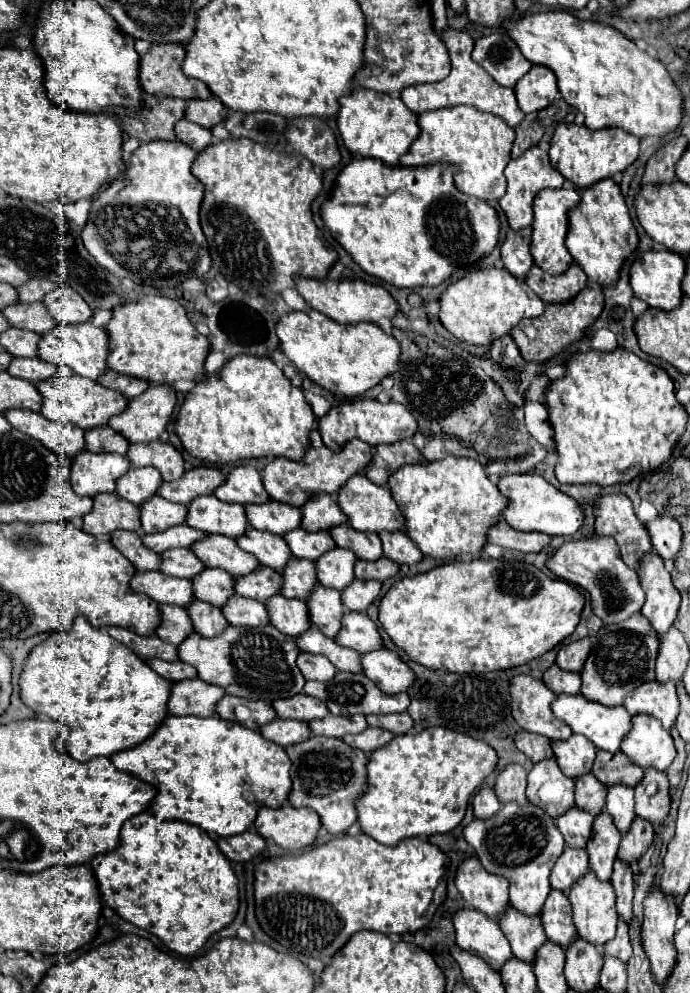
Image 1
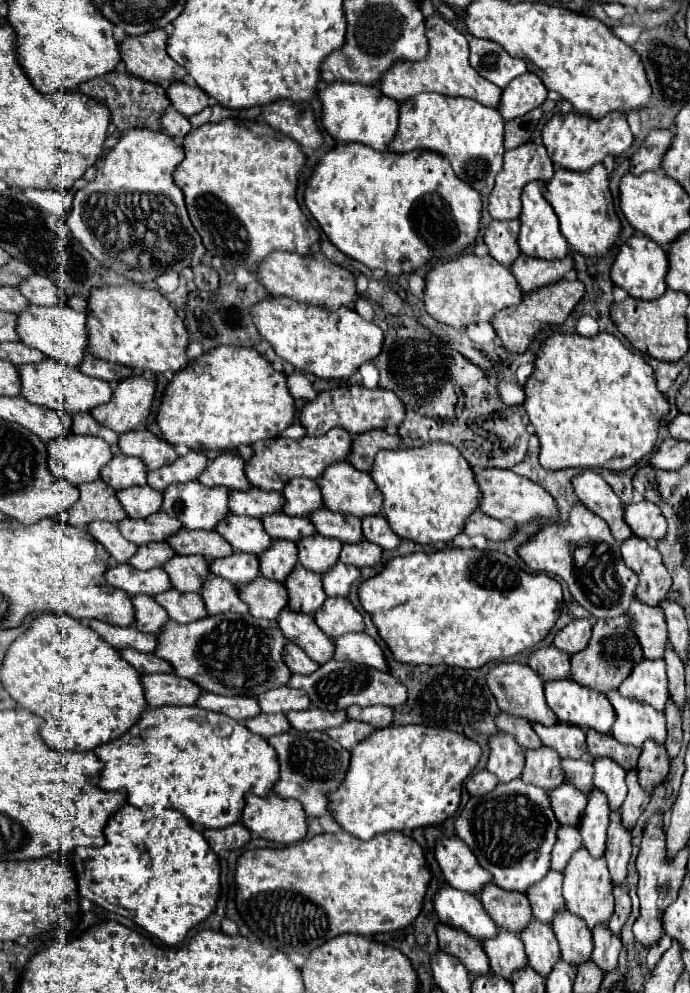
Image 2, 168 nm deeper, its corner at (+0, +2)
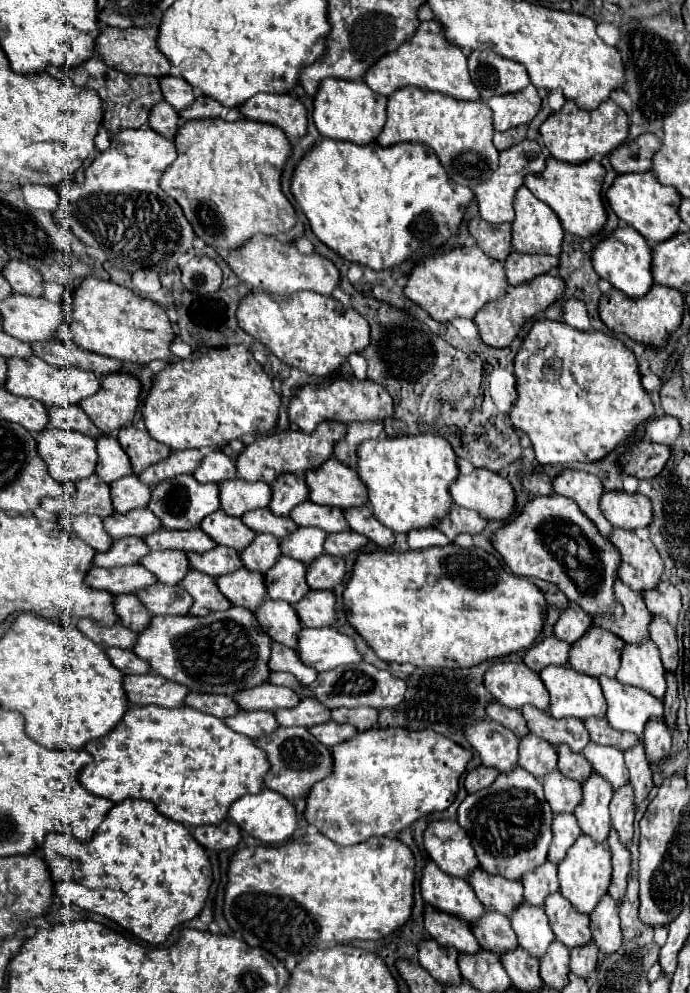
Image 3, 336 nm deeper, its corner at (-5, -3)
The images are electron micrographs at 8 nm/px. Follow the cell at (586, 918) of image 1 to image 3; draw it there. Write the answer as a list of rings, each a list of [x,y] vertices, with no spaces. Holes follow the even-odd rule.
[[[582,835],[568,851],[566,859],[558,865],[558,881],[560,881],[560,893],[572,903],[572,907],[578,913],[590,915],[600,899],[608,893],[612,879],[612,865],[610,865],[610,851],[606,845],[594,843],[588,835]]]

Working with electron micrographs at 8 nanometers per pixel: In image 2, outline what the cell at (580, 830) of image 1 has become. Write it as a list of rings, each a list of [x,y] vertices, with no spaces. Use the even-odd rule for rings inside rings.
[[[563,782],[563,786],[557,786],[549,792],[549,798],[559,824],[579,824],[579,818],[587,804],[587,796],[581,790],[573,788],[569,782]]]

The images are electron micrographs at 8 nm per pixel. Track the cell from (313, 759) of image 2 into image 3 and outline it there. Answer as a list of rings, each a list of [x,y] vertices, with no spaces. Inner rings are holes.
[[[280,727],[278,731],[274,731],[274,735],[256,739],[256,745],[268,753],[268,761],[272,765],[264,779],[264,785],[272,791],[278,791],[290,801],[296,799],[304,801],[314,783],[326,779],[334,771],[332,751],[324,743],[320,743],[314,735],[310,735],[306,727]]]

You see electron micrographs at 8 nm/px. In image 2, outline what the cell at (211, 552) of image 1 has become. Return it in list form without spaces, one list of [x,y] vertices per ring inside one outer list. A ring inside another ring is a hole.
[[[181,528],[173,538],[167,538],[175,554],[201,554],[205,558],[225,558],[233,552],[229,542],[213,530],[185,530]]]

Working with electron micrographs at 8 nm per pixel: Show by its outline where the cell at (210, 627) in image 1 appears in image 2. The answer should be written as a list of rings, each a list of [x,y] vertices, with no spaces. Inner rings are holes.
[[[169,588],[169,592],[155,594],[153,598],[165,608],[169,618],[175,622],[189,624],[189,622],[195,622],[195,620],[207,616],[201,594],[185,594],[185,592]]]

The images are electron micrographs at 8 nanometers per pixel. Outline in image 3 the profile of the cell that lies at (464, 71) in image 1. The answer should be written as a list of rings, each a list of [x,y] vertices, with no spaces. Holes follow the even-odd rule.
[[[422,21],[414,39],[410,39],[410,43],[404,43],[398,51],[386,55],[386,59],[380,59],[374,67],[370,67],[364,81],[372,91],[386,97],[390,97],[402,87],[414,85],[424,91],[438,91],[456,99],[480,99],[478,89],[468,75],[466,55],[460,47],[456,47],[444,37],[444,29],[438,21]]]

